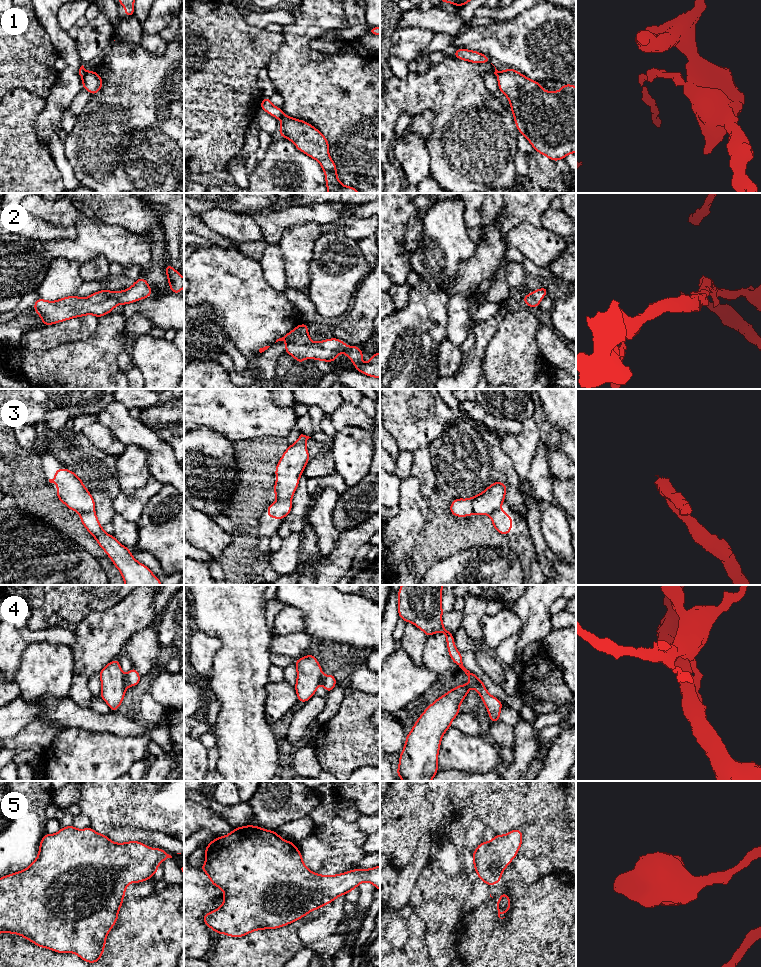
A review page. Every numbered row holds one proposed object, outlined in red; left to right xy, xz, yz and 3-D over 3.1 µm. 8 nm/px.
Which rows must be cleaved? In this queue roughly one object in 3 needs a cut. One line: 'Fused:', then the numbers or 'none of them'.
Fused: 1, 3, 4

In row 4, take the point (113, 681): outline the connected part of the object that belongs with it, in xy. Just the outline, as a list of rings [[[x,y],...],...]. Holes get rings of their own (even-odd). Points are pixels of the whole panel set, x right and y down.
[[[115,658],[109,664],[104,666],[99,673],[99,676],[101,680],[100,698],[108,704],[111,711],[118,711],[118,708],[125,697],[126,689],[128,687],[126,675],[122,672],[118,658]]]

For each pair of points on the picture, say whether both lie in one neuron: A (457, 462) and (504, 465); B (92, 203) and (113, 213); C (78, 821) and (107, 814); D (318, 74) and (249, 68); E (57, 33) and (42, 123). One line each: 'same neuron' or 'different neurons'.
A: same neuron
B: same neuron
C: different neurons
D: different neurons
E: same neuron

